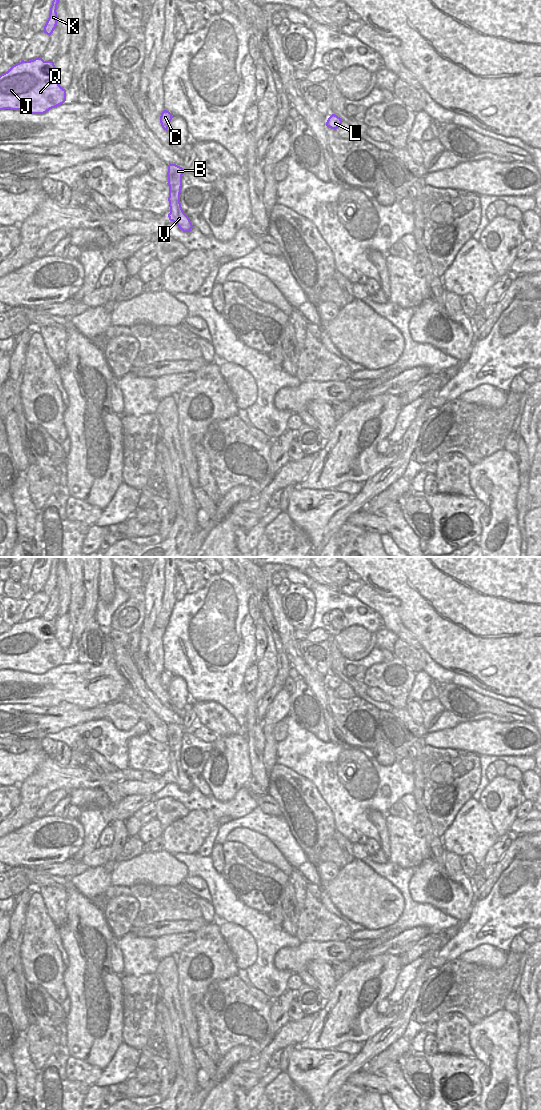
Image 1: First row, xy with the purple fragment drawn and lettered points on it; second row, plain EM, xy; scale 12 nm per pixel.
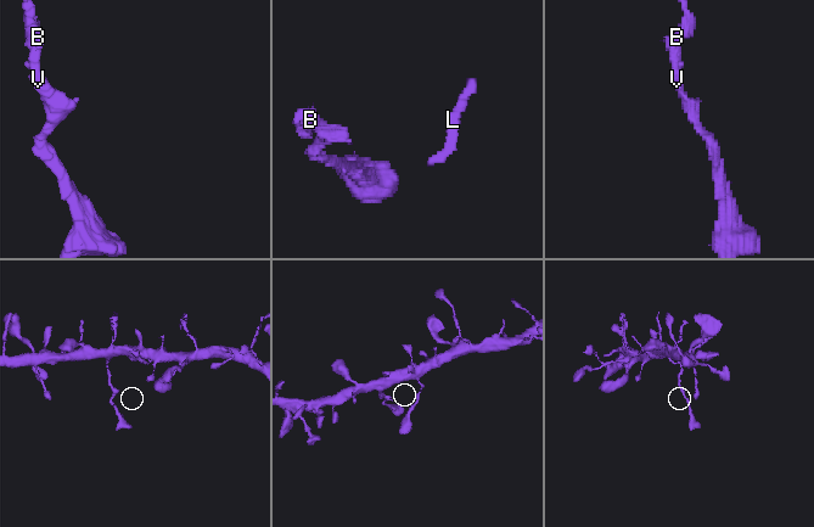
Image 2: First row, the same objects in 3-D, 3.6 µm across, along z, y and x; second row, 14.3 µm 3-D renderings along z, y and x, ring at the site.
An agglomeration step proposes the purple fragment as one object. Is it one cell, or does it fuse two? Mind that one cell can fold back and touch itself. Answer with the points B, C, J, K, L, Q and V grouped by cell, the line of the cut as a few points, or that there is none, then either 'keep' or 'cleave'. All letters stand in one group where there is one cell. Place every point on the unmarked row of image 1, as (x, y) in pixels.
groups B V / C J K L Q; cut xy (165, 687), (164, 689); cleave

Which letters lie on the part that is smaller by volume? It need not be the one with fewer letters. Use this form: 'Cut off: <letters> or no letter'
Cut off: B, V

